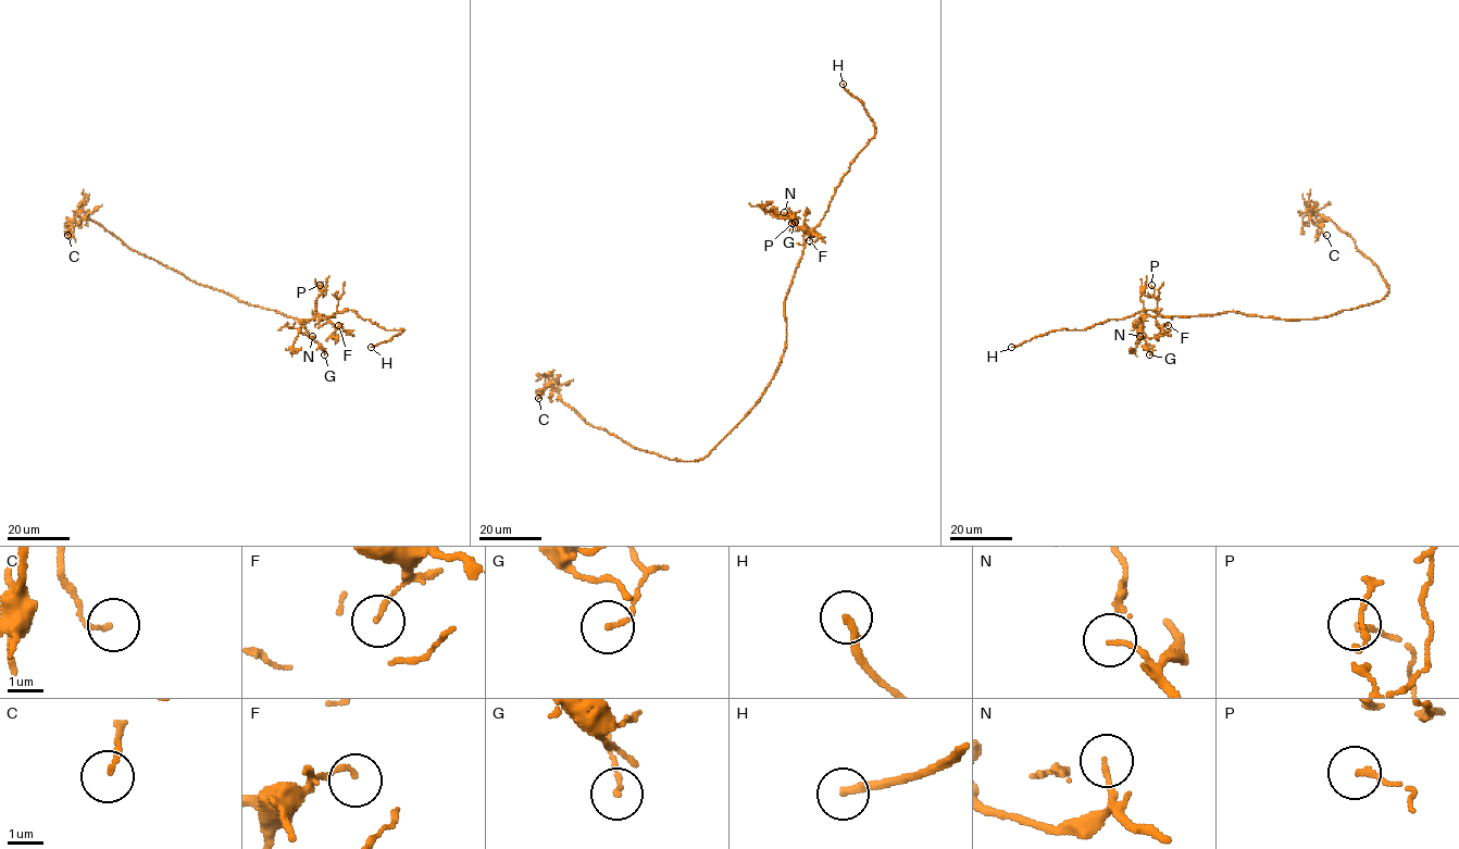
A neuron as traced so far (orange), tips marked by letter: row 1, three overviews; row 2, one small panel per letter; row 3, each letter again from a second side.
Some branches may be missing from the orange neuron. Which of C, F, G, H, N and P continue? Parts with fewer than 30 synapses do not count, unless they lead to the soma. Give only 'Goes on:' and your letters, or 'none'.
Goes on: H

